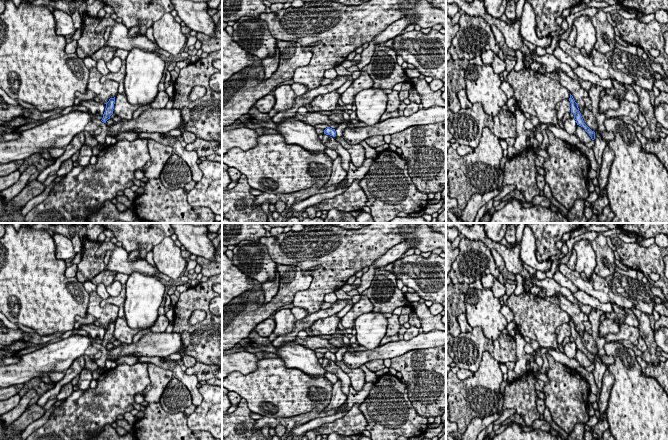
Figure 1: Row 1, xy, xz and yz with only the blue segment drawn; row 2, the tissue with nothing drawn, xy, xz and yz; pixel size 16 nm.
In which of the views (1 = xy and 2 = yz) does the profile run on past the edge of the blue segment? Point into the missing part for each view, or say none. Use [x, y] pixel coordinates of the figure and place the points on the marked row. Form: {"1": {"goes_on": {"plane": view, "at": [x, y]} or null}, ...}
{"1": {"goes_on": null}, "2": {"goes_on": null}}

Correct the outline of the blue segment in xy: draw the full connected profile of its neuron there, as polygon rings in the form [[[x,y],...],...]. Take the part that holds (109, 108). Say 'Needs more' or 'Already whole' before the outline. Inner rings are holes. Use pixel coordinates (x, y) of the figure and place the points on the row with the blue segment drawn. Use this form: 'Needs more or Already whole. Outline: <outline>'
Already whole. Outline: [[[115,97],[110,98],[106,104],[105,112],[103,114],[102,122],[106,123],[110,116],[113,114],[114,104],[115,104]]]

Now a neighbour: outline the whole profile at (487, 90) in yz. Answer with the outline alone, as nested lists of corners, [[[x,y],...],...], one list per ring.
[[[469,64],[465,70],[466,93],[469,101],[480,102],[484,111],[490,116],[496,116],[506,105],[506,94],[501,90],[500,76],[491,65]]]

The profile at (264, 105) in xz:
[[[268,94],[263,98],[259,99],[254,104],[254,107],[256,107],[261,113],[269,113],[273,109],[275,102],[276,100],[274,95]]]

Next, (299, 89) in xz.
[[[293,83],[291,85],[291,88],[296,94],[296,96],[304,95],[308,91],[307,87],[300,83]]]

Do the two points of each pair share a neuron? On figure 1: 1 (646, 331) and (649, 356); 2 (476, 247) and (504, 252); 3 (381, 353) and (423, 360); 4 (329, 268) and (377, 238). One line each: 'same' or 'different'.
1: same
2: different
3: different
4: same

